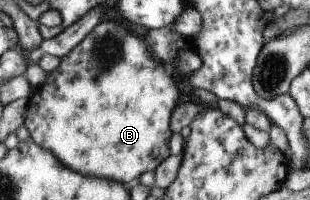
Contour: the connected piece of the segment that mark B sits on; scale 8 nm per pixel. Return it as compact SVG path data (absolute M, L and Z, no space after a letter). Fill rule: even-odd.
M102 20L96 24L89 34L74 46L68 54L59 58L60 64L54 70L47 73L44 83L32 88L23 122L26 130L29 132L29 137L38 146L48 149L64 166L68 166L70 170L80 172L80 174L92 174L92 176L110 178L110 180L126 184L126 182L134 180L143 172L154 170L169 155L168 138L170 138L172 133L169 126L170 114L172 114L172 109L176 106L182 92L177 87L178 78L176 78L175 72L167 73L163 64L153 57L150 45L151 41L144 36L134 35L124 24L121 25L112 20Z

